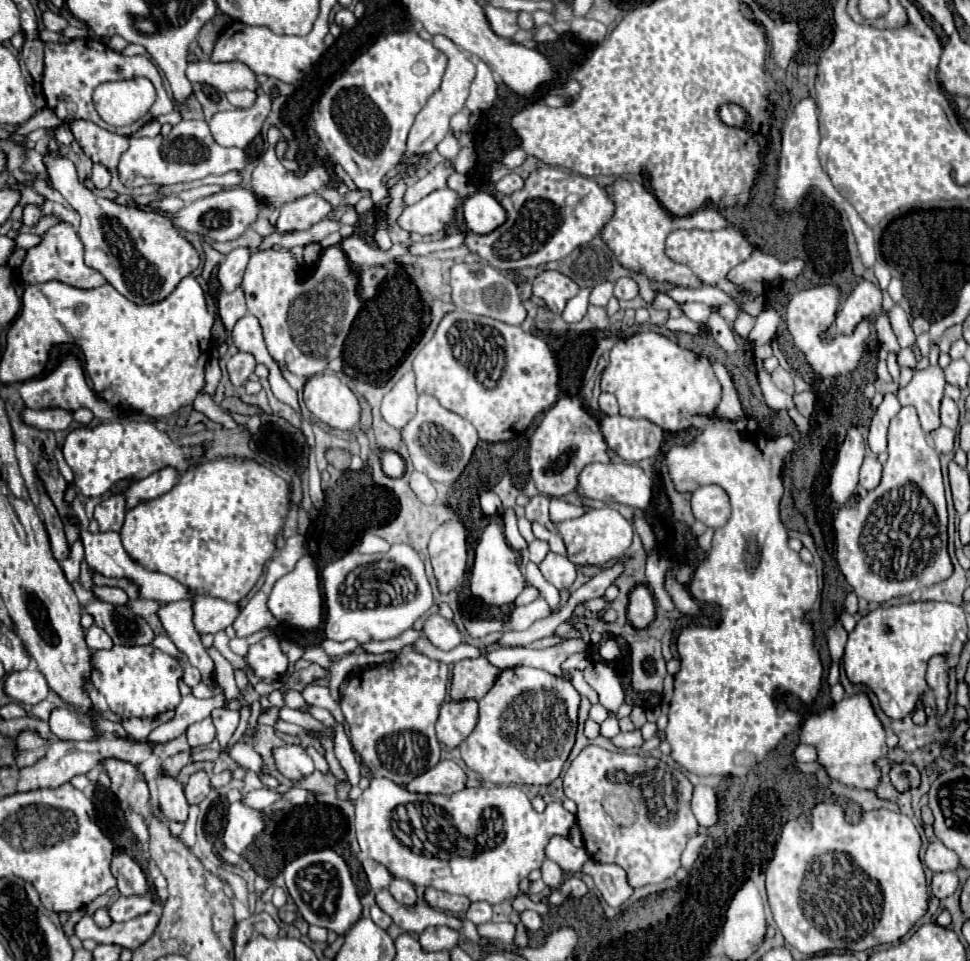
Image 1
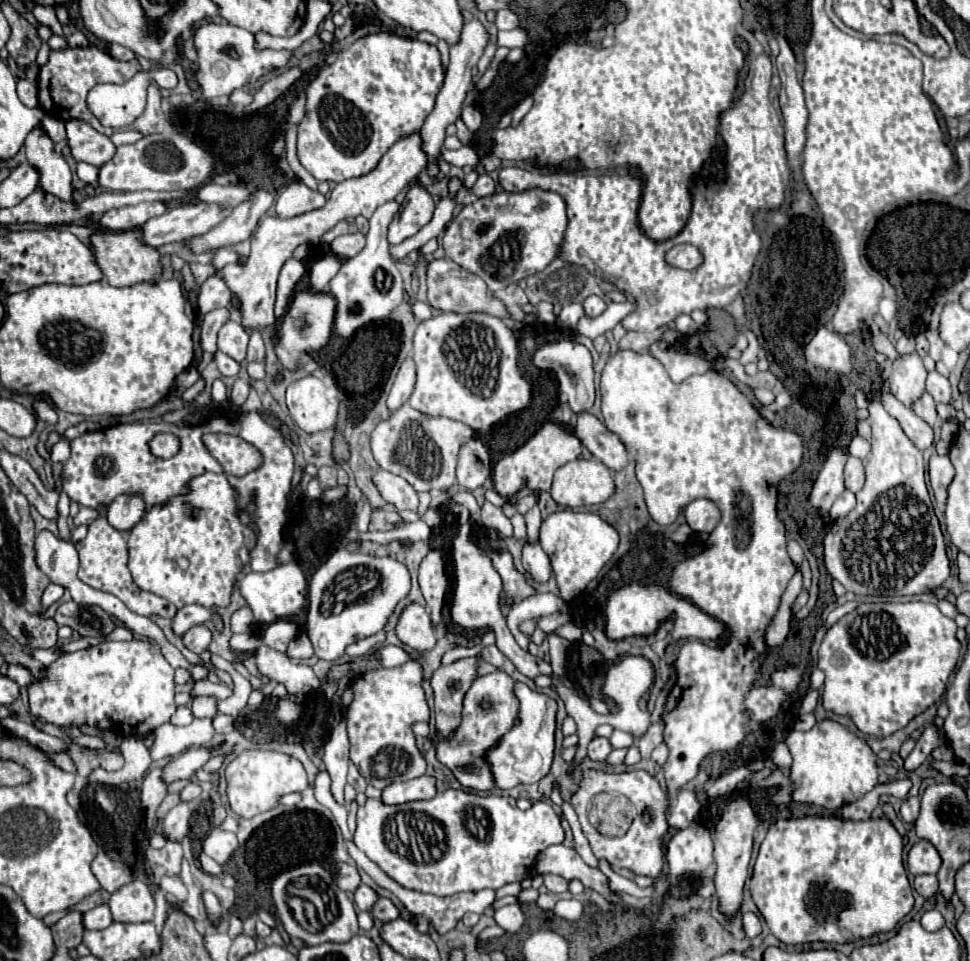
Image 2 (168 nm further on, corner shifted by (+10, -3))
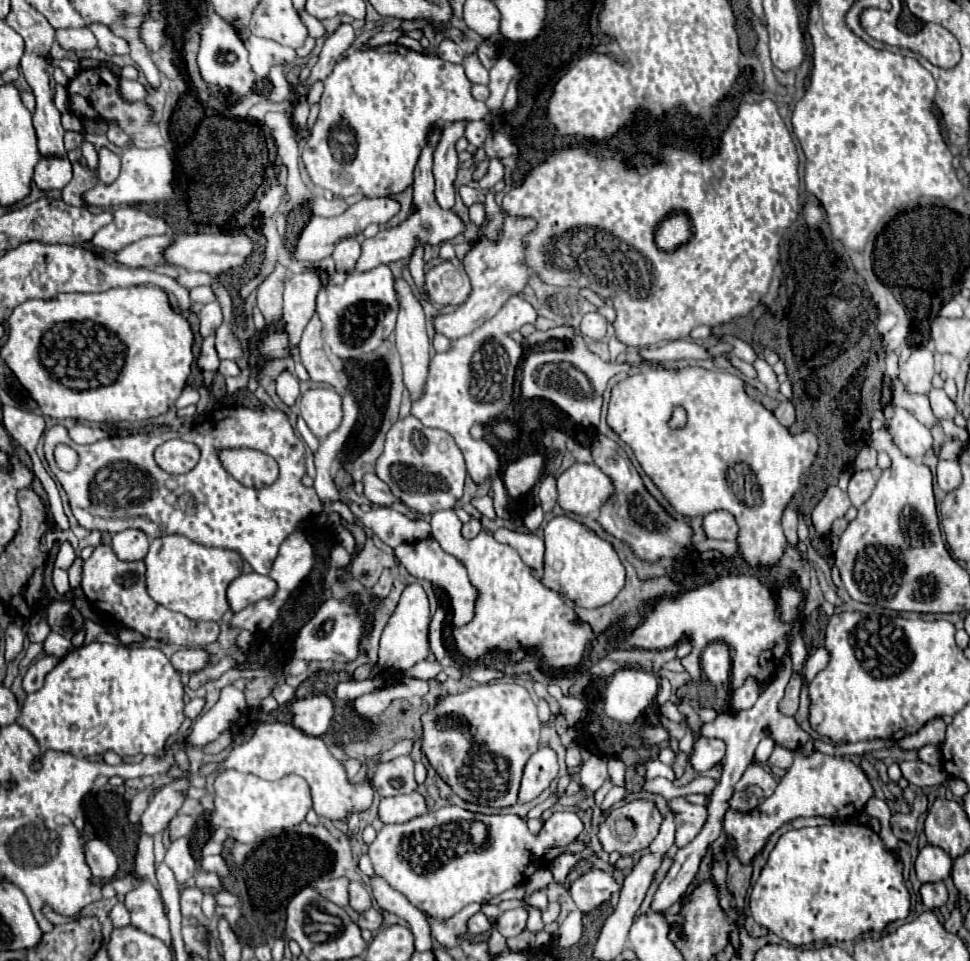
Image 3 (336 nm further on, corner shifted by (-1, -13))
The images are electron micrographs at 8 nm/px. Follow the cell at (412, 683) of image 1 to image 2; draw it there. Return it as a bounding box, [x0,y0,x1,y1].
[344,662,430,790]

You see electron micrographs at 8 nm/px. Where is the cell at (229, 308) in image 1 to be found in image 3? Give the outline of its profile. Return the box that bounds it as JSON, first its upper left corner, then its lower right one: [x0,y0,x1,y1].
[197,336,219,372]

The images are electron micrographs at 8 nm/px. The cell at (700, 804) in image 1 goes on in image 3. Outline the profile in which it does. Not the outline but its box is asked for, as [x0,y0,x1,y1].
[667,798,707,848]

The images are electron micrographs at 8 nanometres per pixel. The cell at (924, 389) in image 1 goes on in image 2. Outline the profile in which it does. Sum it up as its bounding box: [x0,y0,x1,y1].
[888,352,926,408]

